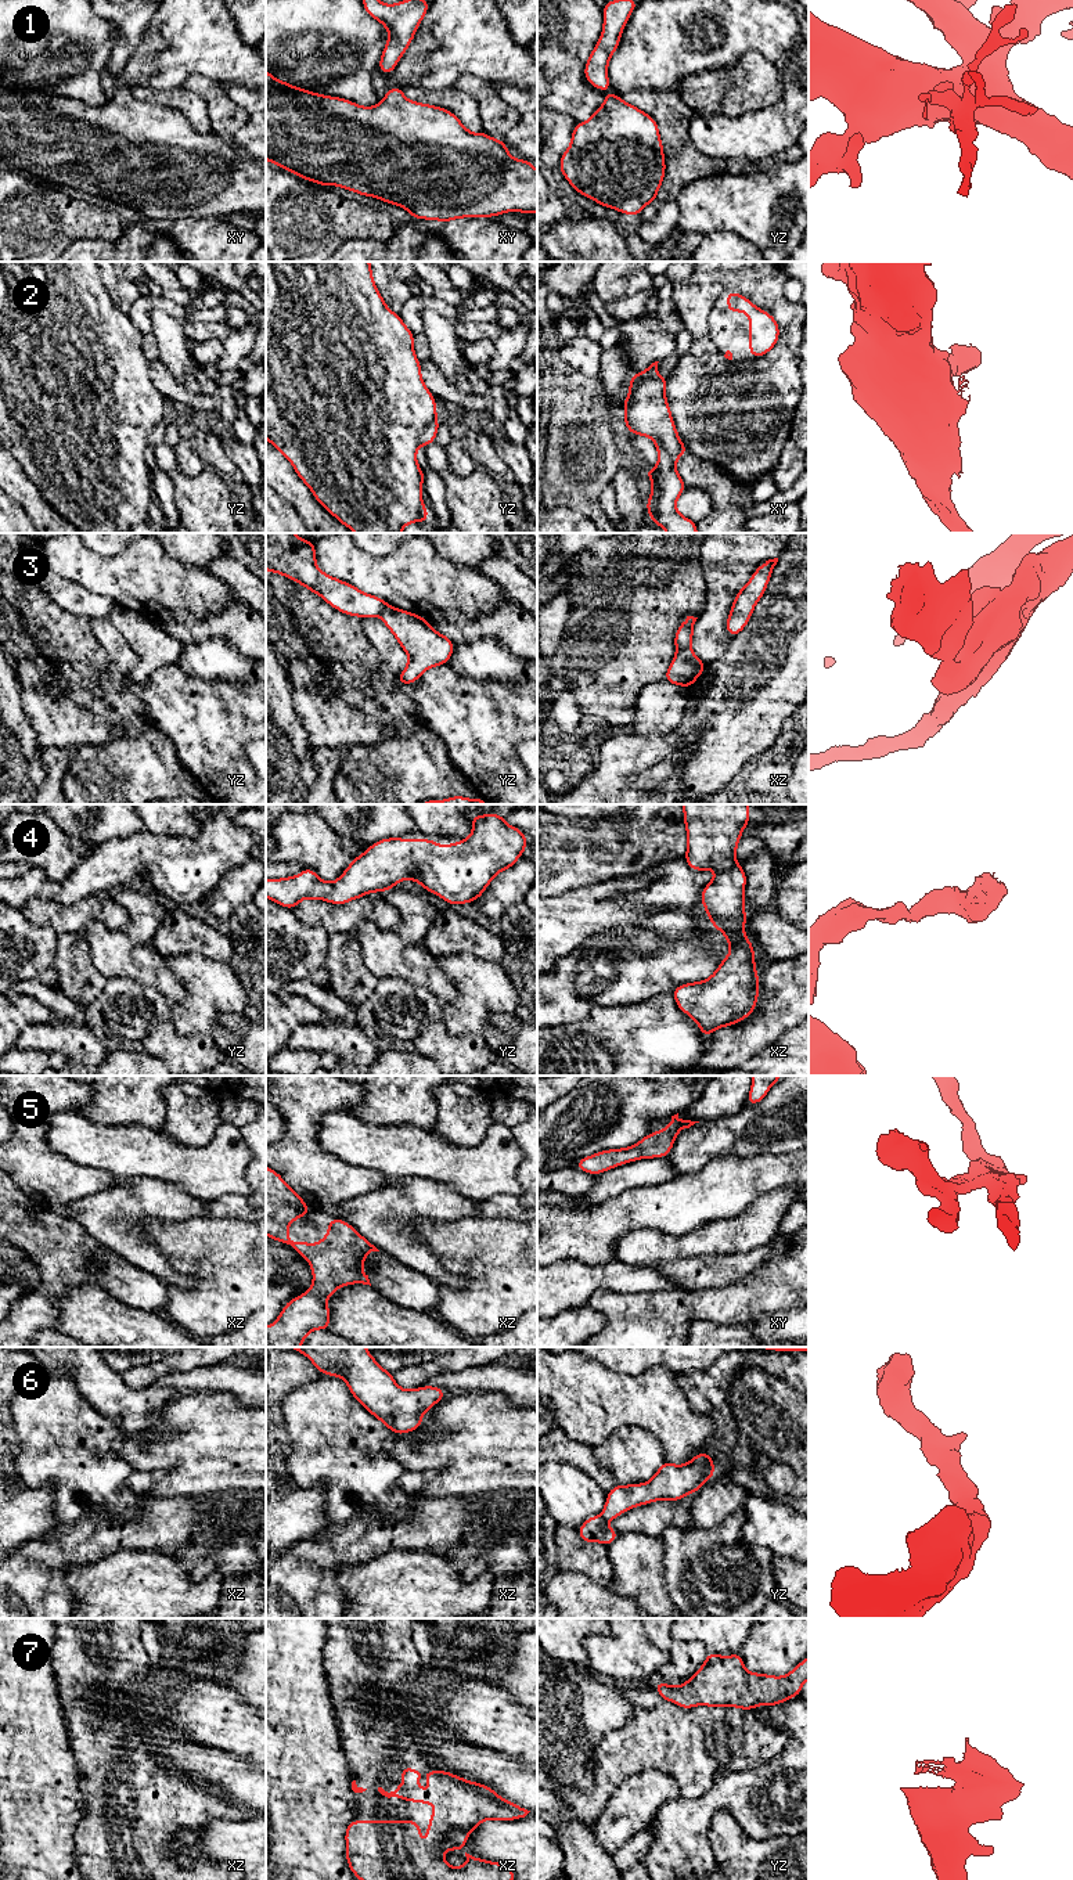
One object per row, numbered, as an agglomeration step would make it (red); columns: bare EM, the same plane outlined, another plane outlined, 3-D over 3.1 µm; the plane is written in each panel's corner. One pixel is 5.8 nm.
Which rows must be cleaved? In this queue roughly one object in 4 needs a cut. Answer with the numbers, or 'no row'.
2, 3

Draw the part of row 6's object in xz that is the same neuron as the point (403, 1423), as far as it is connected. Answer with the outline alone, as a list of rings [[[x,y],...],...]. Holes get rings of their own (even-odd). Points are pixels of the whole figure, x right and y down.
[[[366,1347],[287,1348],[305,1354],[320,1373],[343,1379],[354,1400],[395,1434],[417,1430],[424,1413],[446,1395],[443,1389],[433,1386],[399,1387]]]

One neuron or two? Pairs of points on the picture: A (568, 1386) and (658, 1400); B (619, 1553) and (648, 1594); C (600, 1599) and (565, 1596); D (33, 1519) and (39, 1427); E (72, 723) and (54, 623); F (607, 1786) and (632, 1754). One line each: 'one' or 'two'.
A: one
B: one
C: one
D: two
E: two
F: one

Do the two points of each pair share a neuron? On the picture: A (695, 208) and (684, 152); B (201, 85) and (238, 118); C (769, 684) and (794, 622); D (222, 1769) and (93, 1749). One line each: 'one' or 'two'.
A: two
B: one
C: one
D: two

